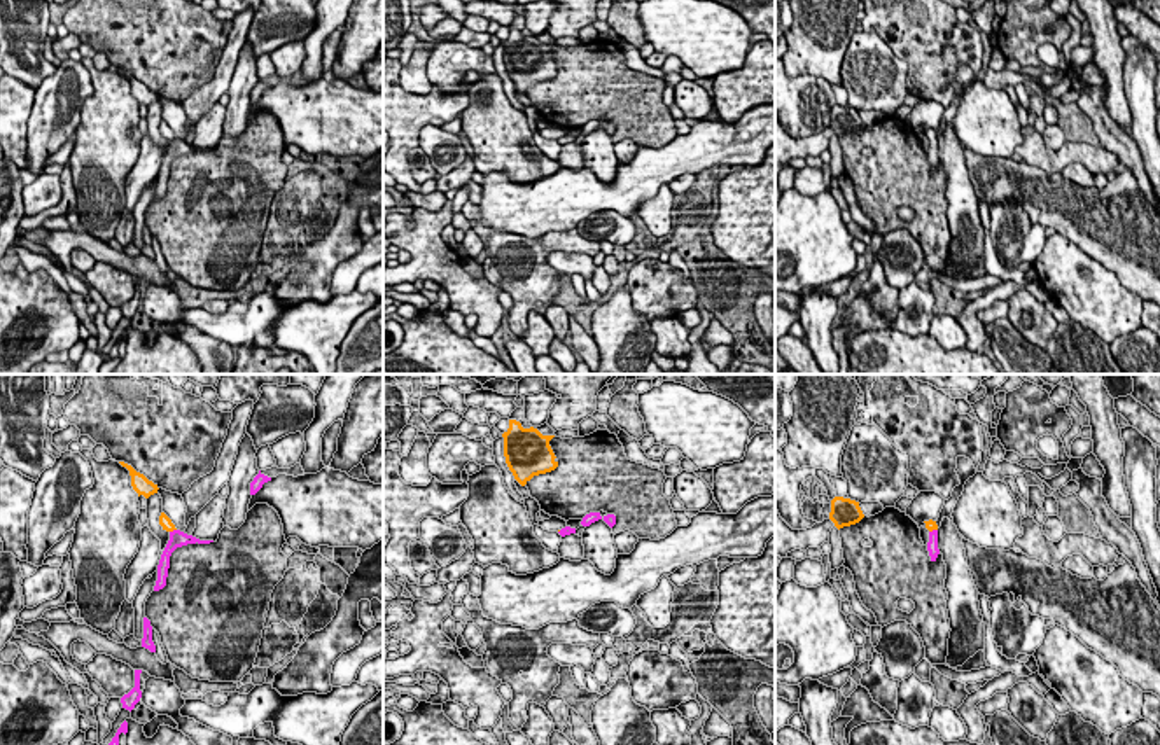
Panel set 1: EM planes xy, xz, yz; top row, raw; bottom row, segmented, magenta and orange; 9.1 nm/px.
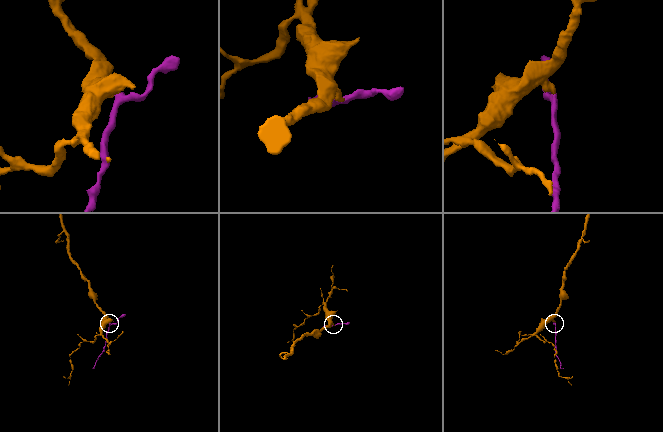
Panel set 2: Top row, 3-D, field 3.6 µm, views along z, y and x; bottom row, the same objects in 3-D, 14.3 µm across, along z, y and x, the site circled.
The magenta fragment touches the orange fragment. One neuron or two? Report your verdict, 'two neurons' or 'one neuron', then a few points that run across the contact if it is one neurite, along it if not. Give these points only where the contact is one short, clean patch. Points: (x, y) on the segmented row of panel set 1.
one neuron; line xy (177, 539), (174, 530), (165, 522)

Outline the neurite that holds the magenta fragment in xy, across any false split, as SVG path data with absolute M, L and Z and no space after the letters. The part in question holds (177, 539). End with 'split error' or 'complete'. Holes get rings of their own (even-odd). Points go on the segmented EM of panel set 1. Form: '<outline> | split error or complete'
M161 512L159 516L159 525L163 526L163 530L166 530L170 533L170 540L161 554L159 565L157 565L157 581L154 586L154 591L159 591L166 586L166 577L168 577L168 568L170 568L170 556L177 547L187 546L187 544L210 544L213 540L199 540L192 535L187 535L180 530L175 528L175 525L171 523L171 519Z | split error

